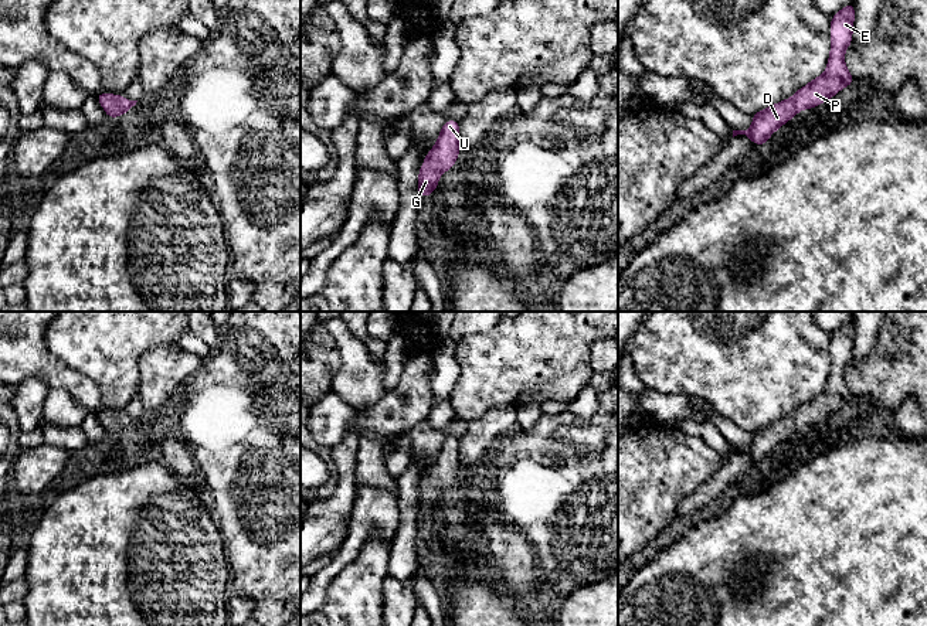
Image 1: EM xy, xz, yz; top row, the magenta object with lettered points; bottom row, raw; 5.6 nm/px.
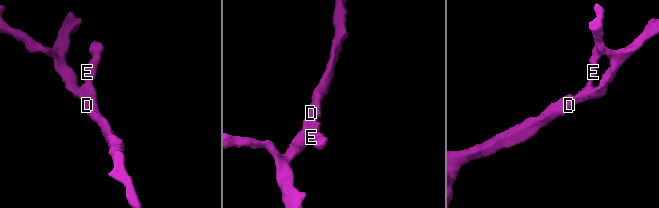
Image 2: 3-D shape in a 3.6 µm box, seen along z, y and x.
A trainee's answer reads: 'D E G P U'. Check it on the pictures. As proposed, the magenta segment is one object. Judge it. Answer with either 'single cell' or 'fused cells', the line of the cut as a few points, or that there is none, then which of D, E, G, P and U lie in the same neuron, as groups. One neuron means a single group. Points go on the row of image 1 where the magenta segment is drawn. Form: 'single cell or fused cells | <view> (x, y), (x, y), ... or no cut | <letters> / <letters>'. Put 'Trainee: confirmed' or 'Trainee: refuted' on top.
Trainee: confirmed
single cell | no cut | D E G P U

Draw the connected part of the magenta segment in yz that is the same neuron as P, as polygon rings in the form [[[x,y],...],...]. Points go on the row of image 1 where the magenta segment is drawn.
[[[849,3],[832,16],[831,54],[826,71],[821,76],[798,89],[790,99],[755,112],[753,115],[753,126],[747,130],[733,130],[733,137],[744,135],[761,147],[768,137],[784,123],[791,120],[798,110],[815,108],[835,96],[842,88],[852,85],[855,79],[846,68],[843,55],[846,48],[852,44],[853,18],[855,3]]]

